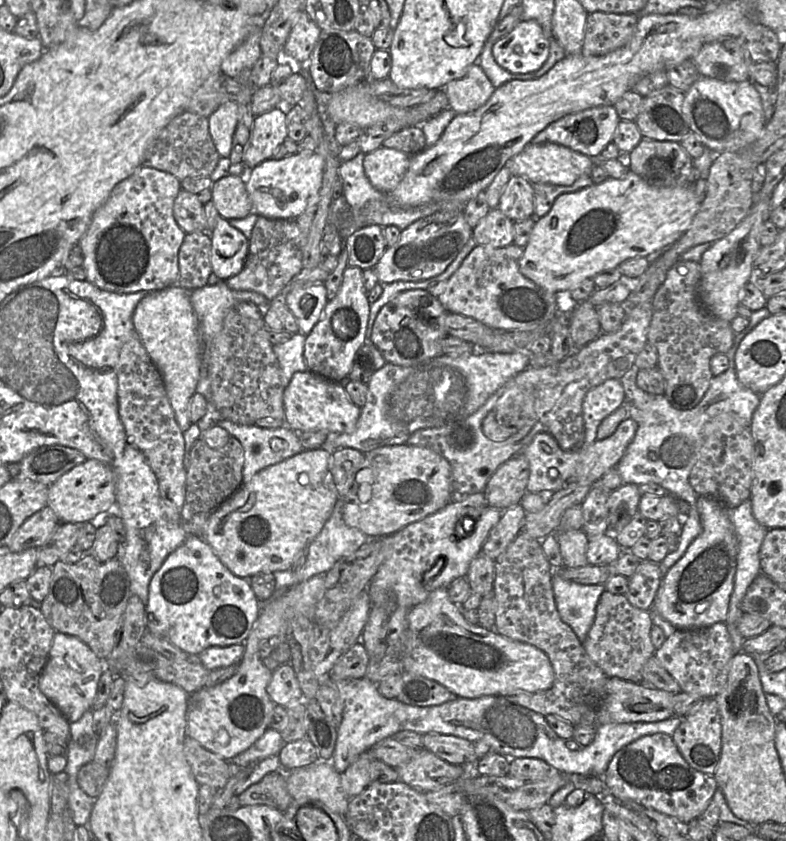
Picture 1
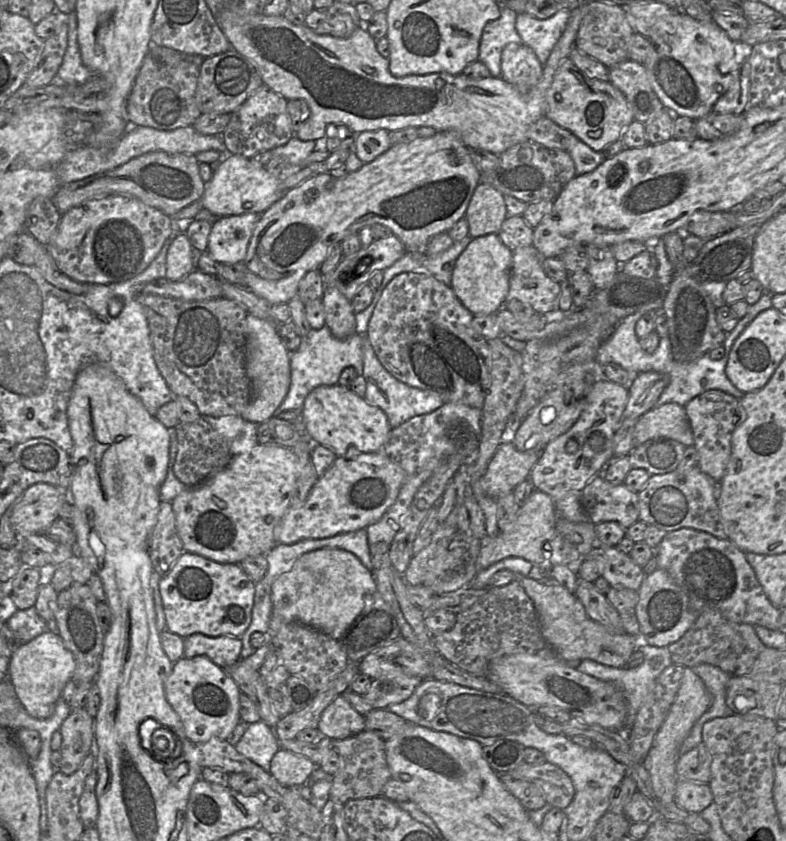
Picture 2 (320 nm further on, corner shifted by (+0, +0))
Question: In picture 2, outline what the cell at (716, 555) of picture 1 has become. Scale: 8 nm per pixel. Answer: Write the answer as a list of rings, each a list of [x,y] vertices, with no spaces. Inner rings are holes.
[[[657,568],[647,575],[637,593],[636,617],[640,627],[639,637],[649,645],[668,647],[687,632],[699,615],[690,609],[688,596],[683,589],[663,569]]]

